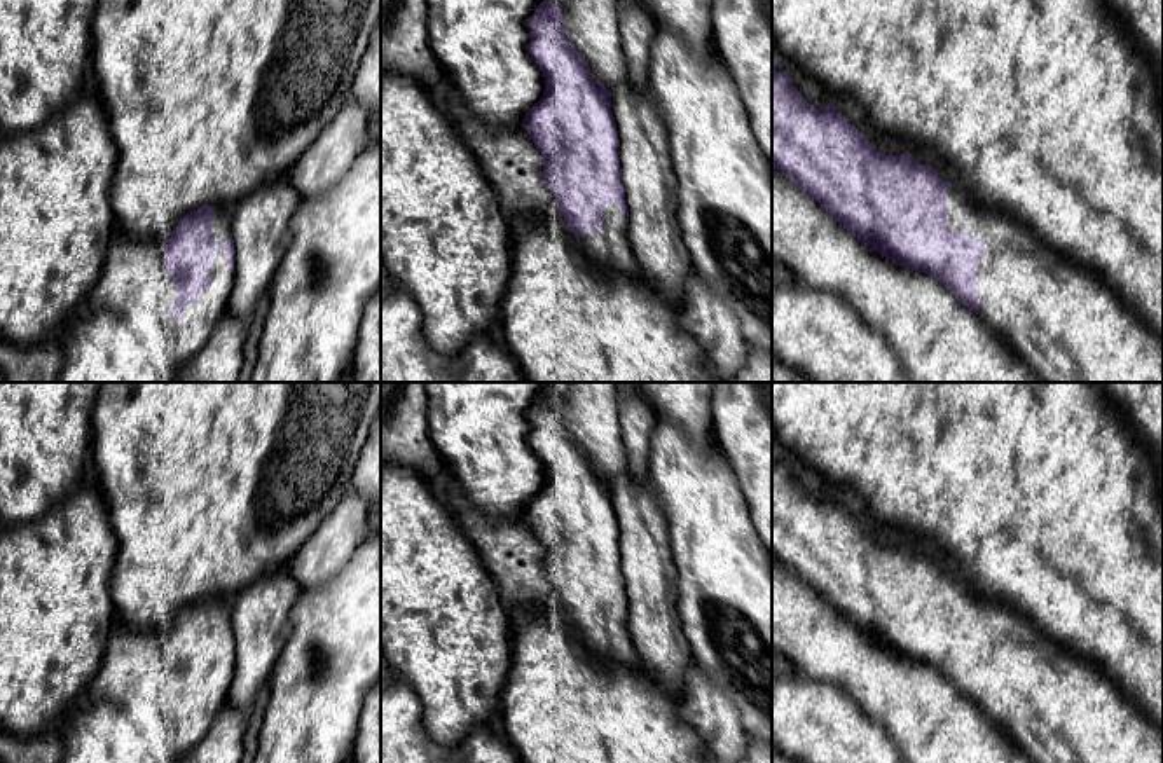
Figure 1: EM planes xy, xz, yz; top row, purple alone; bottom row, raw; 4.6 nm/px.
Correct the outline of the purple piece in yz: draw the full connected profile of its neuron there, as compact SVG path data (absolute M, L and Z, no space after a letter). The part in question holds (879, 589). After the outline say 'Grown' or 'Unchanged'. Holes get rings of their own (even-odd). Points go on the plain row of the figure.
M772 461L772 559L779 560L795 578L815 590L835 613L854 625L864 637L912 662L934 667L952 681L959 693L974 702L987 721L1001 730L1032 763L1163 763L1163 730L1158 728L1121 690L1095 665L1070 655L1049 641L1041 629L1009 606L976 594L964 576L953 576L938 567L931 555L919 555L910 543L884 546L864 526L842 506L835 494L814 498L796 482L793 471Z. Grown

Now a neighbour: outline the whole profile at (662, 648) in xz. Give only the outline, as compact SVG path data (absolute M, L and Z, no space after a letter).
M627 471L611 480L611 503L639 667L679 700L693 656L678 615L678 573L665 515L650 478L634 480Z

